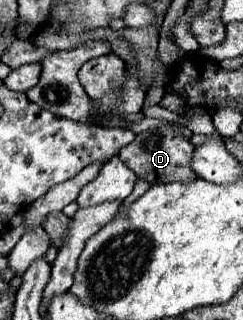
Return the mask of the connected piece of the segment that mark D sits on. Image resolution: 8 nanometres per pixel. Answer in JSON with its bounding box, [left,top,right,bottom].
[118,127,198,185]

